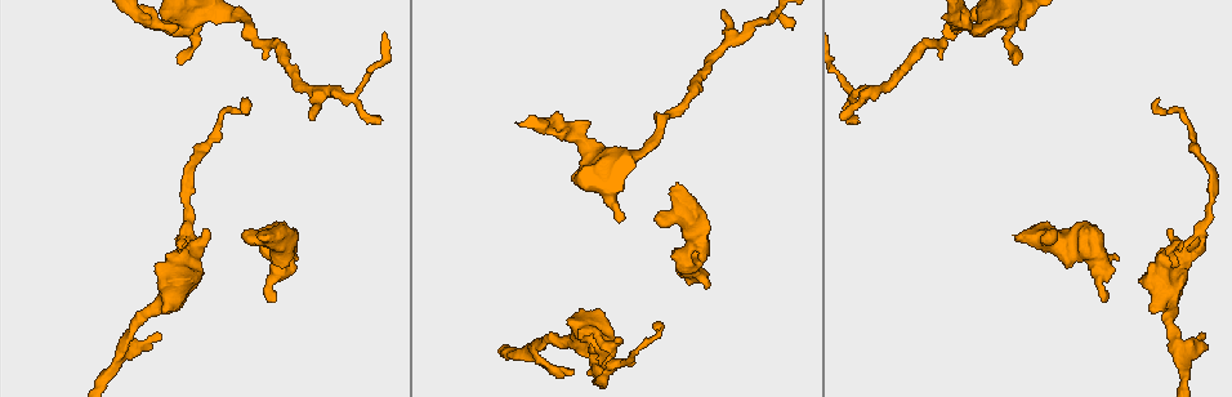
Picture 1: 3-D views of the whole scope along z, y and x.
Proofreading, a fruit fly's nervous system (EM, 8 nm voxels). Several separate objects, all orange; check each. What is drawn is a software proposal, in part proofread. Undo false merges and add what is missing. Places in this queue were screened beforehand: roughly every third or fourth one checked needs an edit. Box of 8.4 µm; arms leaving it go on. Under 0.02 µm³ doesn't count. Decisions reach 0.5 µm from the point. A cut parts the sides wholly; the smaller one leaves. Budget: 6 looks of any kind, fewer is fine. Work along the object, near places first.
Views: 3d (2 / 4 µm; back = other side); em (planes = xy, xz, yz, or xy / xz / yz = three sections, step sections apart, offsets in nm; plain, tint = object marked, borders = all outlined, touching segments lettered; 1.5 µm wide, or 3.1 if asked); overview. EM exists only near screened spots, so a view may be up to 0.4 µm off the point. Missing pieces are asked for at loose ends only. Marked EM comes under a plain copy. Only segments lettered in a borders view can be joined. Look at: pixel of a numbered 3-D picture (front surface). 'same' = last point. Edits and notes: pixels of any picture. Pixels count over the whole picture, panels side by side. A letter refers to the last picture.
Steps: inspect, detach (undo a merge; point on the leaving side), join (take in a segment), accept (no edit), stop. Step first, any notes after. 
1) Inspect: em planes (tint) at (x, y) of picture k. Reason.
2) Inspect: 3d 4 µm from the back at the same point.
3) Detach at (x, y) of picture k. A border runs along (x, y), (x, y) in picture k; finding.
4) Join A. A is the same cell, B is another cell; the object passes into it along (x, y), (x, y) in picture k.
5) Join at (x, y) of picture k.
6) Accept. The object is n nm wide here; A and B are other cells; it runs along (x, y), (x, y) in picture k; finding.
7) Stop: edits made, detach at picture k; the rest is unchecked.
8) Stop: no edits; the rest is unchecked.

Inspect: 3d 2 µm at (241, 98) of picture 1. Long arm stops here.

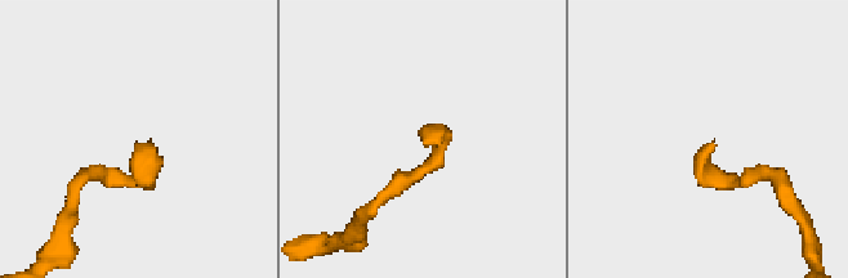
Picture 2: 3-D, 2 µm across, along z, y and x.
Inspect: em planes (borders) at (135, 143) of picture 2.

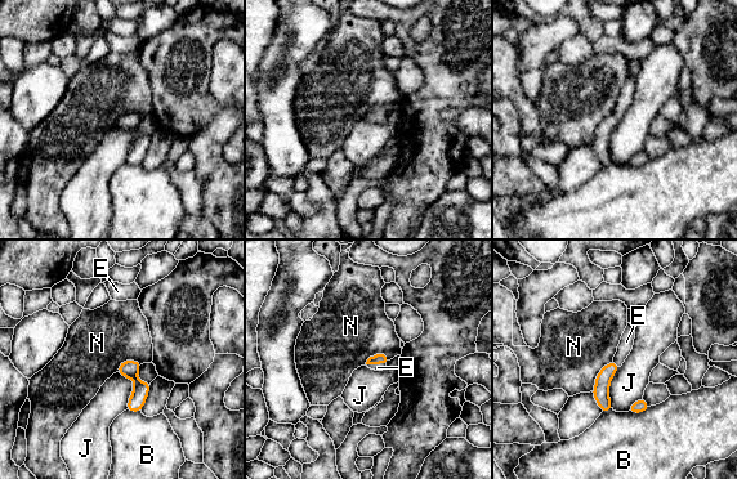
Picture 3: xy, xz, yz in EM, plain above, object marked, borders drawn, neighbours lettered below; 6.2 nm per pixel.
Join E. E is the same cell, B, J and N are other cells; the object passes into it along (380, 358), (375, 363), (378, 367) in picture 3; the cell continues.

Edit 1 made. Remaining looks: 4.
Inspect: overview.

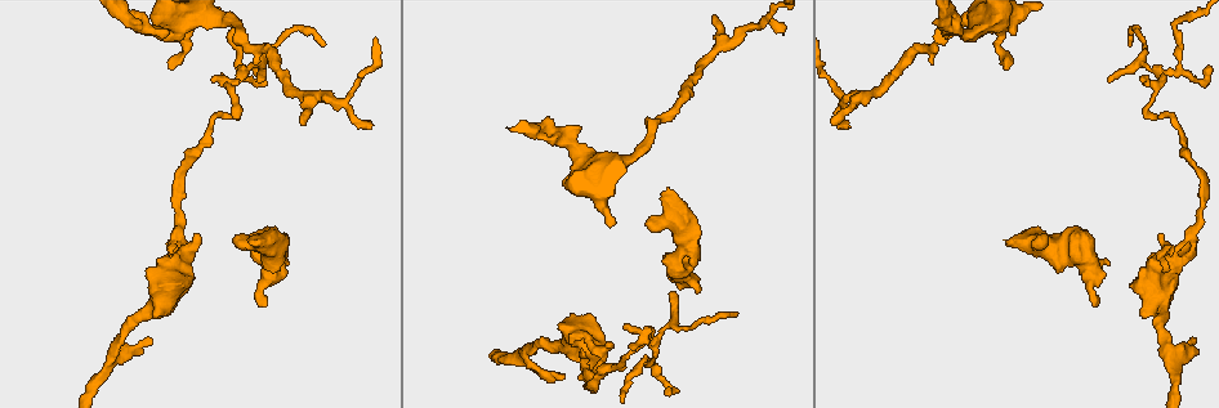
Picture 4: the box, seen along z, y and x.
Inspect: 3d 4 µm at (1092, 304) of picture 4. An open end.

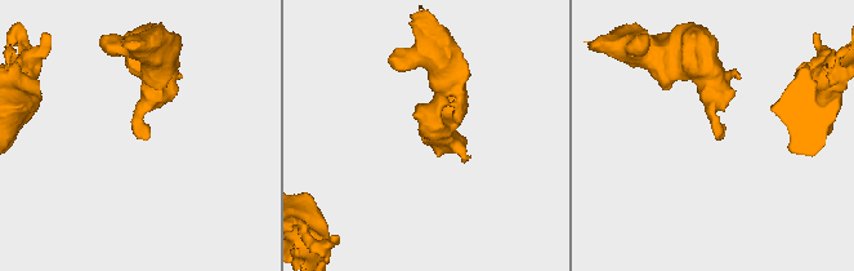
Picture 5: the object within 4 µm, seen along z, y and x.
Inspect: em planes (borders) at (718, 137) of picture 5.

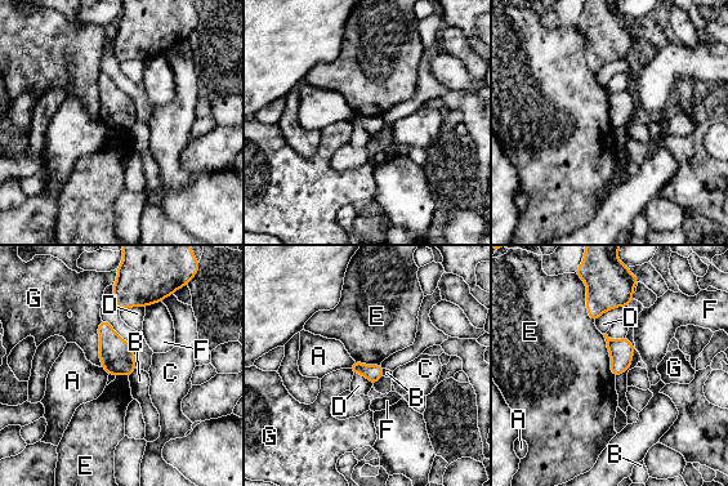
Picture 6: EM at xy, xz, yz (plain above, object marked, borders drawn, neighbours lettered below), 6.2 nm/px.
Accept. A, B, C, D, E, F and G are other cells; a border runs along (602, 334), (615, 377) in picture 6; none of them fits.

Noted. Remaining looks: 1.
Stop: edits made, join at picture 3; the rest is unchecked.

